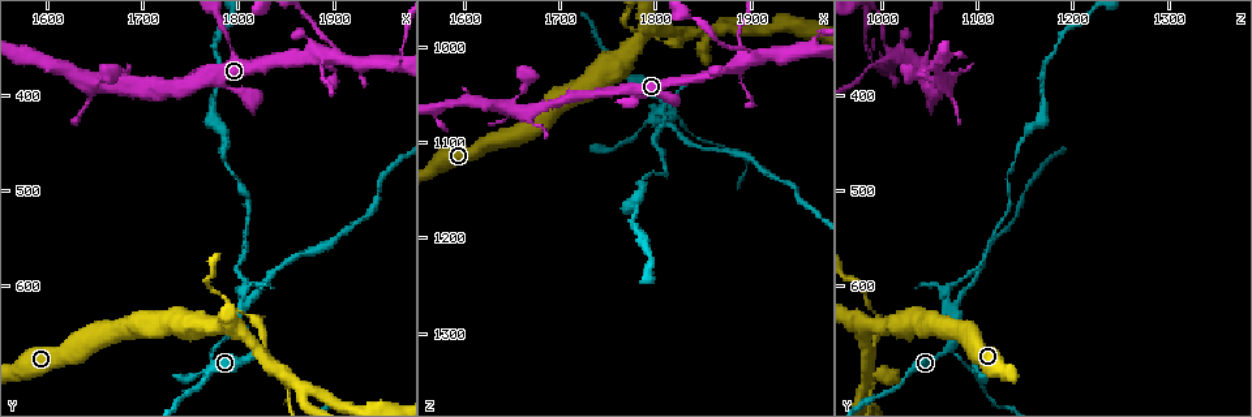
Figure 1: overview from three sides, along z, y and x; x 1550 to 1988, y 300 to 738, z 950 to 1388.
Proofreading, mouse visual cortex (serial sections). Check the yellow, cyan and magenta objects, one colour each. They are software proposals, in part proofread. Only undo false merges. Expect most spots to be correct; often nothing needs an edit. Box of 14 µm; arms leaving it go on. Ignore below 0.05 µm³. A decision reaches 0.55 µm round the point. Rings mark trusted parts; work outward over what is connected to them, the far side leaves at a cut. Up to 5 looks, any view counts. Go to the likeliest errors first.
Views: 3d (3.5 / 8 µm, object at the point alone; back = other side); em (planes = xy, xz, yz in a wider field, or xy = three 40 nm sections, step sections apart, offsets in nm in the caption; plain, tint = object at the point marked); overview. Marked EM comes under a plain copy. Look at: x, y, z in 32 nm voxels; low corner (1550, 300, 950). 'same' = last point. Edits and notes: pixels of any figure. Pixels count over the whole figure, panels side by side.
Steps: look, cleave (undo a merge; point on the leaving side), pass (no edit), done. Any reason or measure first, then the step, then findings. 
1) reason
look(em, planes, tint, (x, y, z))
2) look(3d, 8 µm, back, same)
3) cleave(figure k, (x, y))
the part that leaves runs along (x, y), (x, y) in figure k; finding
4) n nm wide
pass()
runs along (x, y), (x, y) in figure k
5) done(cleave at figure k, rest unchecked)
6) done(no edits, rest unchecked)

thick turns thin
look(3d, 3.5 µm, back, (1825, 670, 985))

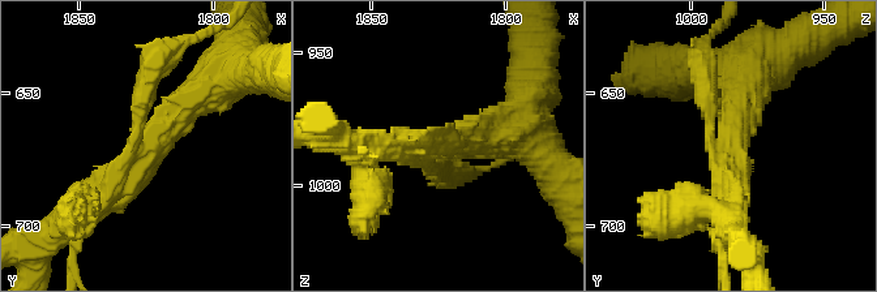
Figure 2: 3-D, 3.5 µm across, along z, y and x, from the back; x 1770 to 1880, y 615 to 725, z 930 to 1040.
now the EM
look(em, planes, tint, (1826, 674, 984))

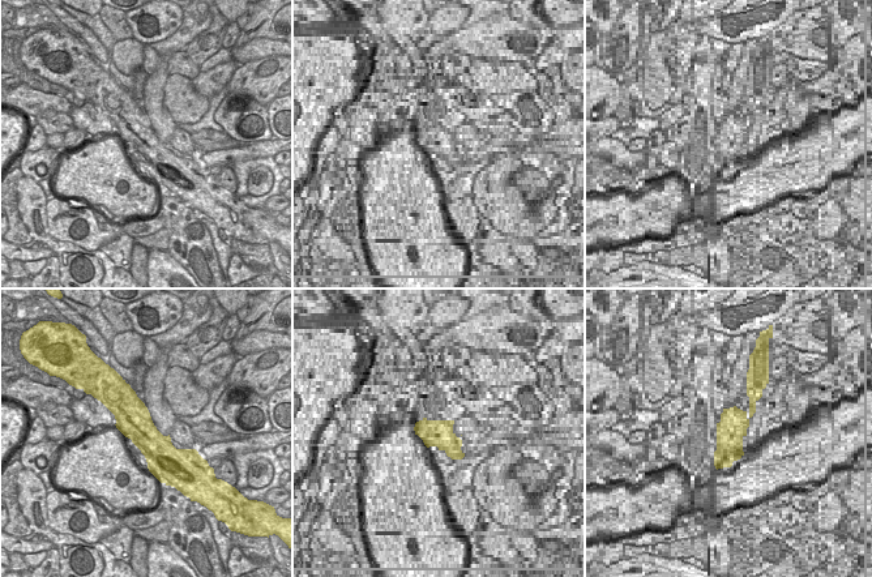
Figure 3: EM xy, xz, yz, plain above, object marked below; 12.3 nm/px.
arms of 250, 300, 450 nm
cleave(figure 2, (157, 64))
a second cell is stuck on

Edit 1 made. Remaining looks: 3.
thin arm on a thick one
look(3d, 3.5 µm, (1885, 355, 1020))

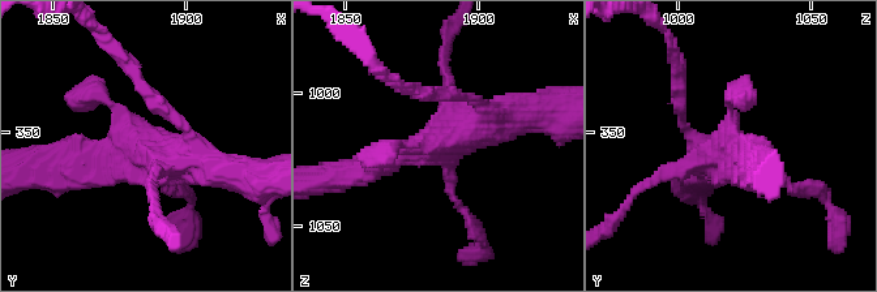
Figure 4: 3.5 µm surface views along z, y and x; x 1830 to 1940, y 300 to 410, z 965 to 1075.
look(em, xy, step 1, tint, (1885, 359, 1018))

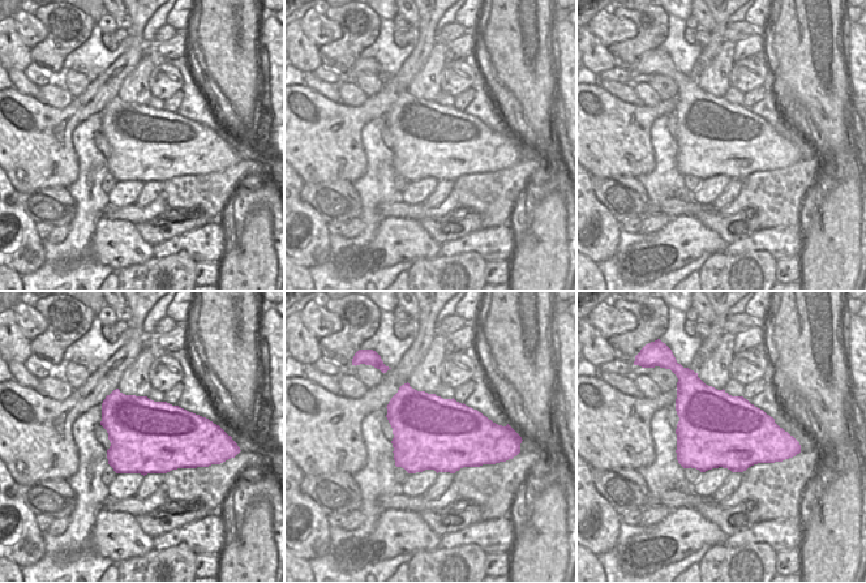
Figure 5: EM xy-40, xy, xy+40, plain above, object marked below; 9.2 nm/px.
pass()
all the same cell

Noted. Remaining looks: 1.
done(cleave at figure 2, rest unchecked)

